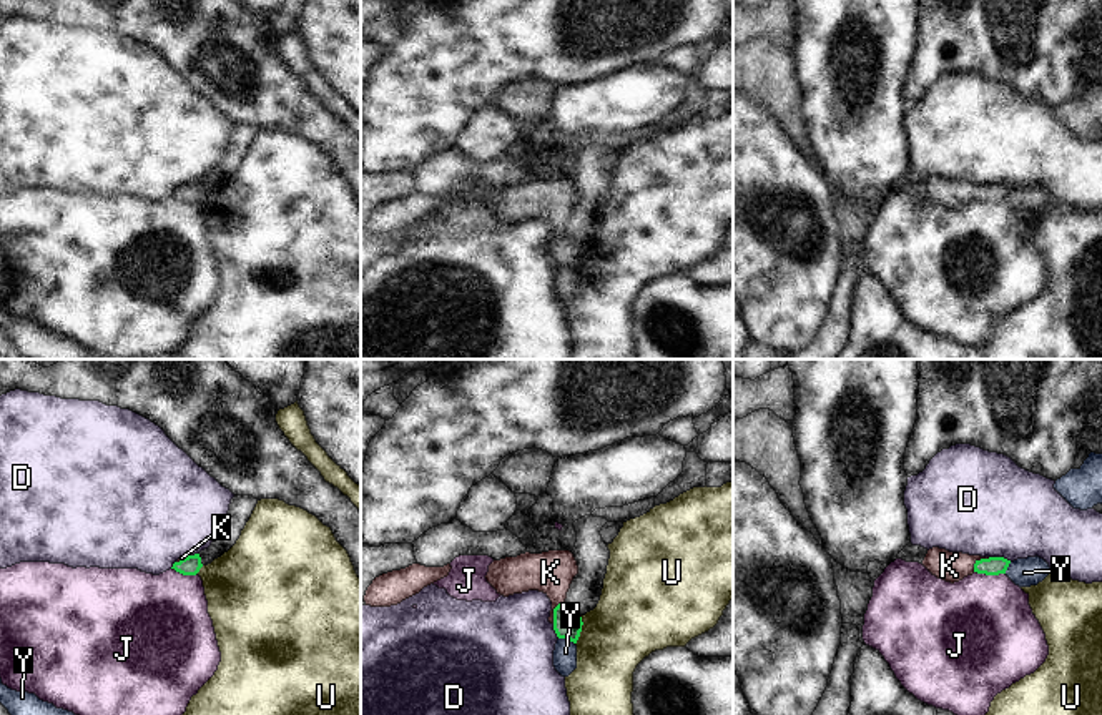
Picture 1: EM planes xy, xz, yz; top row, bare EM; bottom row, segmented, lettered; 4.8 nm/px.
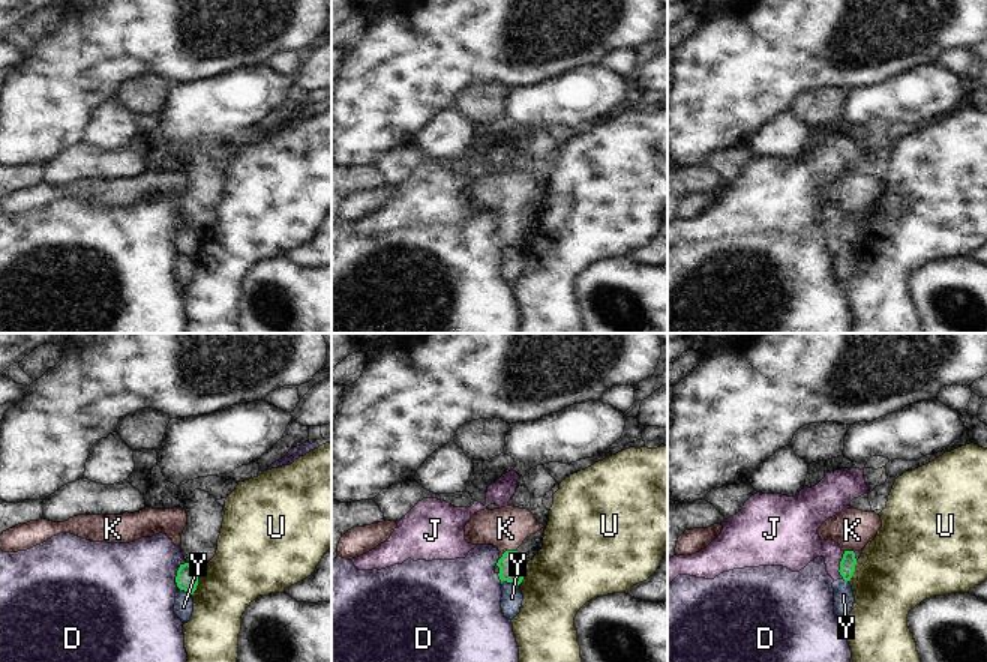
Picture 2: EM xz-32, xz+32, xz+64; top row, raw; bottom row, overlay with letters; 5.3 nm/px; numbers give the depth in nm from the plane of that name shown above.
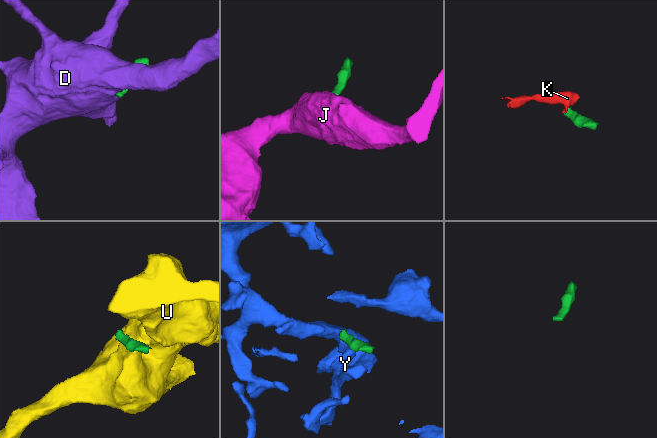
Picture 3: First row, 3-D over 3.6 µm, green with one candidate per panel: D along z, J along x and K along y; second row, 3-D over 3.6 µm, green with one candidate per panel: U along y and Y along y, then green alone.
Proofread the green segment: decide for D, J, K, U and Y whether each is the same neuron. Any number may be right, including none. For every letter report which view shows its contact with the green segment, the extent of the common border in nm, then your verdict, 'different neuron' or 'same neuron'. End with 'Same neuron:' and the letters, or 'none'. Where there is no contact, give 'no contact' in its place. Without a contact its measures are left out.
D: meets green in yz; contact 110 nm long; different neuron
J: meets green in yz; contact 150 nm long; different neuron
K: meets green in xz; contact 120 nm long; same neuron
U: meets green in xz; contact 140 nm long; different neuron
Y: meets green in xz; contact 90 nm long; different neuron
Same neuron: K

